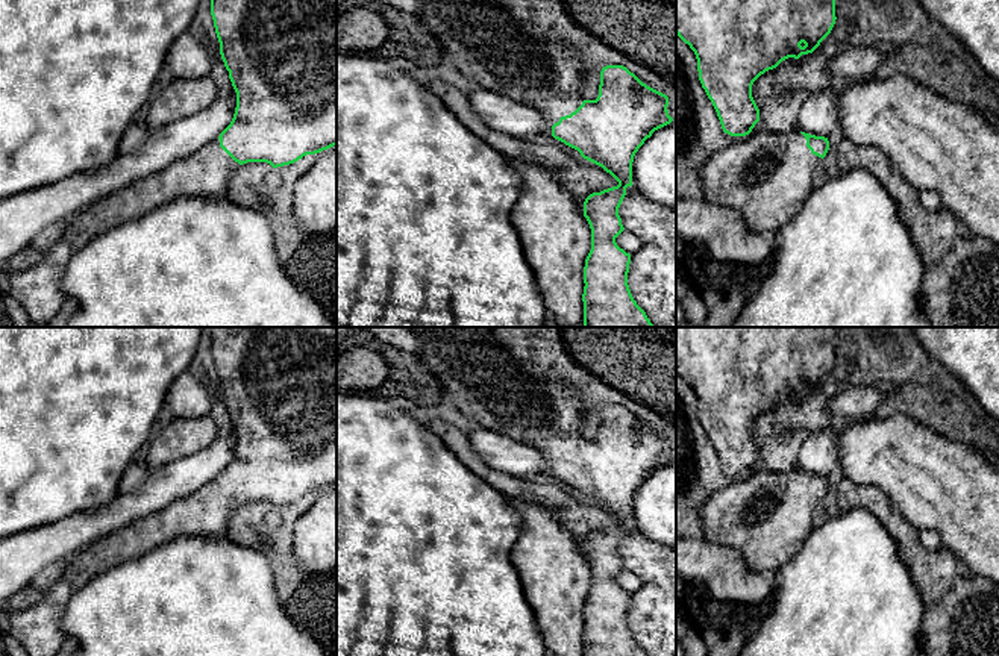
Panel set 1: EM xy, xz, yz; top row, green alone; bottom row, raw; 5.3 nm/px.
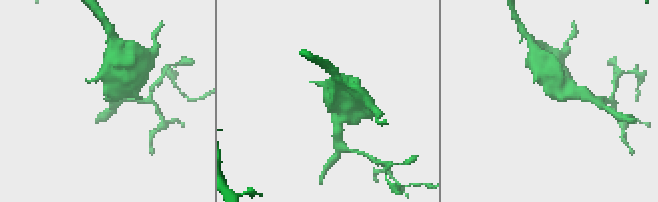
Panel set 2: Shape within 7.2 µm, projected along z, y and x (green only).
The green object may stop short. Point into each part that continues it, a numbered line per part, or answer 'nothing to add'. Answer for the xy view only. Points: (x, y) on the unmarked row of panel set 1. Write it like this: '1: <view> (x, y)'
1: xy (38, 629)

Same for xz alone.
1: xz (481, 381)

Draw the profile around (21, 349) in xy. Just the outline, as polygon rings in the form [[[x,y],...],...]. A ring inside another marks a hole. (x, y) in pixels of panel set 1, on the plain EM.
[[[0,327],[0,533],[49,526],[112,501],[129,464],[139,459],[174,380],[188,371],[205,327]]]

